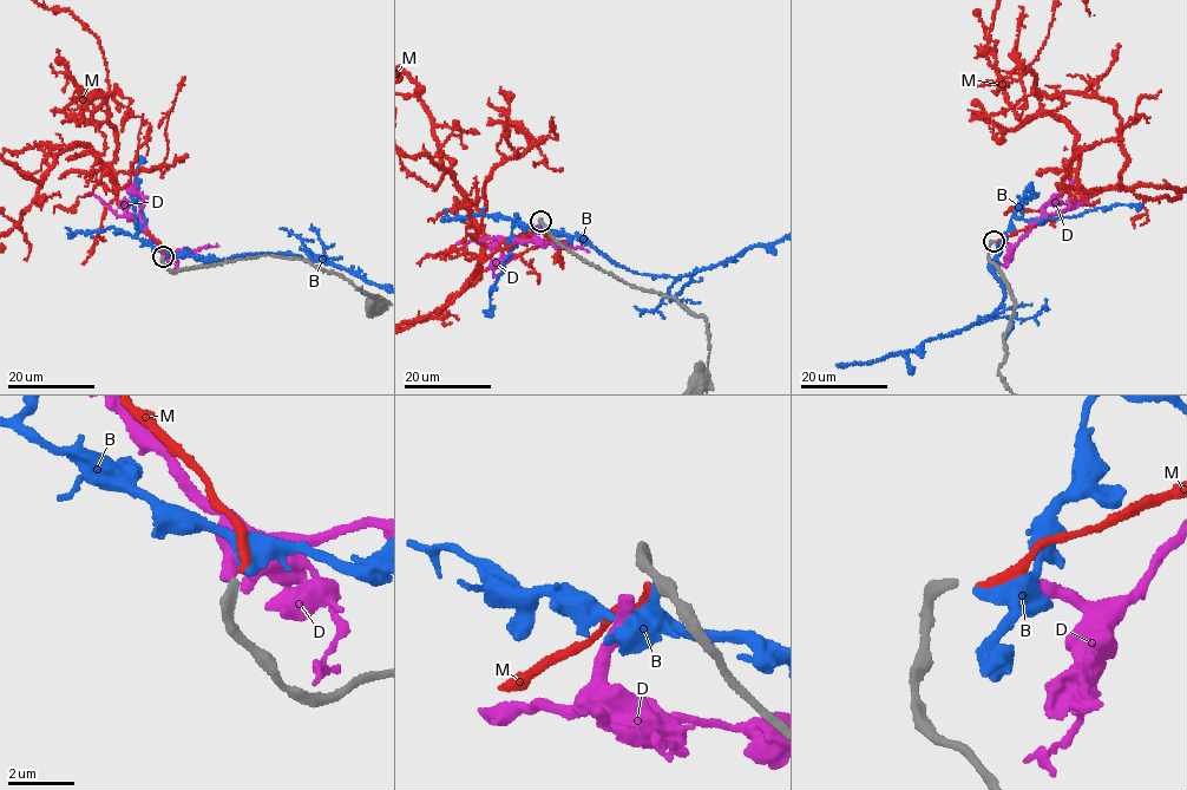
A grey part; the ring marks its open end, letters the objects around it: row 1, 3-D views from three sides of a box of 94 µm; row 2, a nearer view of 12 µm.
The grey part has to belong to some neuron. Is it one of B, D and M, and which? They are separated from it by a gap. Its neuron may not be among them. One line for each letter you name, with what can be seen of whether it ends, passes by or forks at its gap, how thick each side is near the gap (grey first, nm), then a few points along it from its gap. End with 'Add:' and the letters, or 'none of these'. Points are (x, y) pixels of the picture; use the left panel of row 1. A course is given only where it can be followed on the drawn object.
M: it ends | 280/320 nm
Add: M

